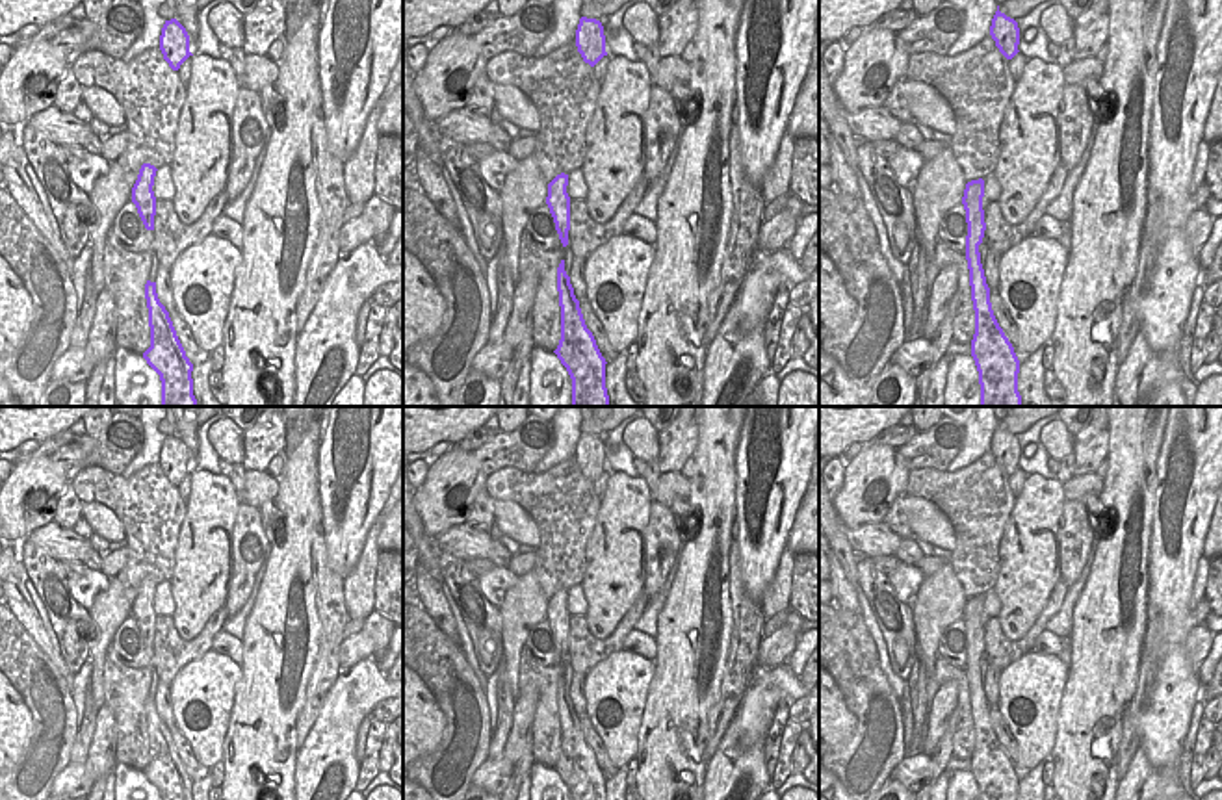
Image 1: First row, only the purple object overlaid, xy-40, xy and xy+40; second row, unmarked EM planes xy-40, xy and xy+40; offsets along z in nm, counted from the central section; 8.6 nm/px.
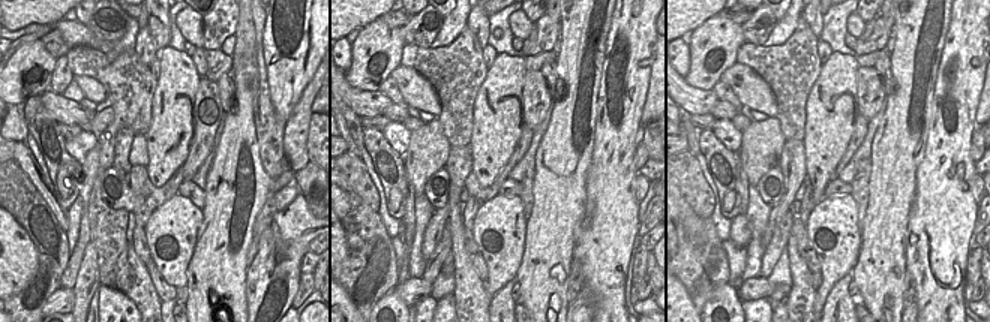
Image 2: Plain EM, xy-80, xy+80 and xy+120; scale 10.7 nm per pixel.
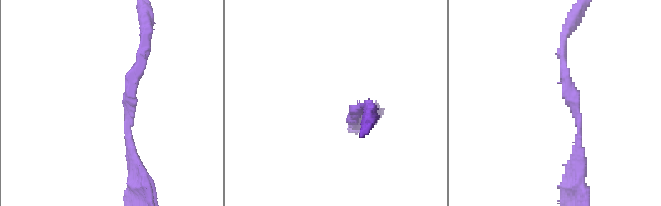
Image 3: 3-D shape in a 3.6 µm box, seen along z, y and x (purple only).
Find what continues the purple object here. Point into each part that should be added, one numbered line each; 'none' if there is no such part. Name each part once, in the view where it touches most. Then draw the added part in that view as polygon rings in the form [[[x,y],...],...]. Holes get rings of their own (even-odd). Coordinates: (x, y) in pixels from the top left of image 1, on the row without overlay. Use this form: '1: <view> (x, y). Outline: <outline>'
none.

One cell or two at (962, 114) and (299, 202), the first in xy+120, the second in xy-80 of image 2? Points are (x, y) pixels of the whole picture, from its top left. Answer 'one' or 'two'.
two

